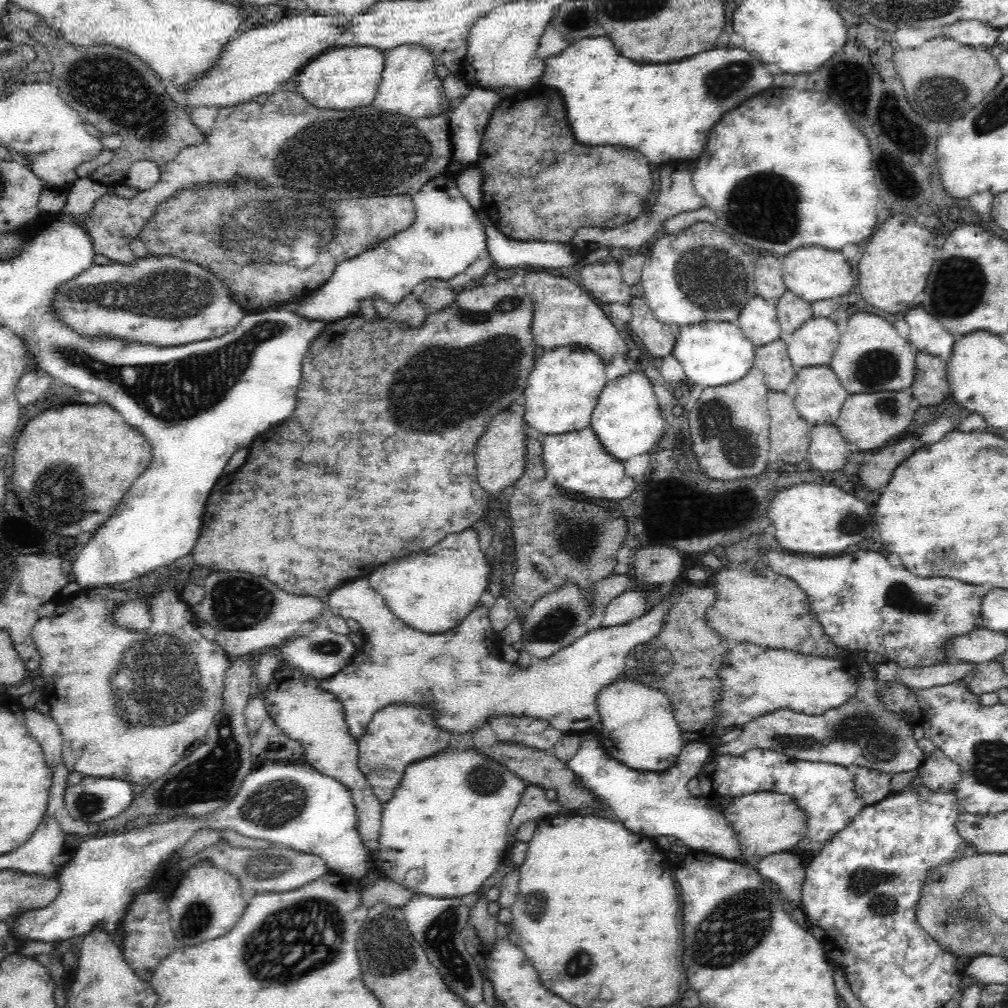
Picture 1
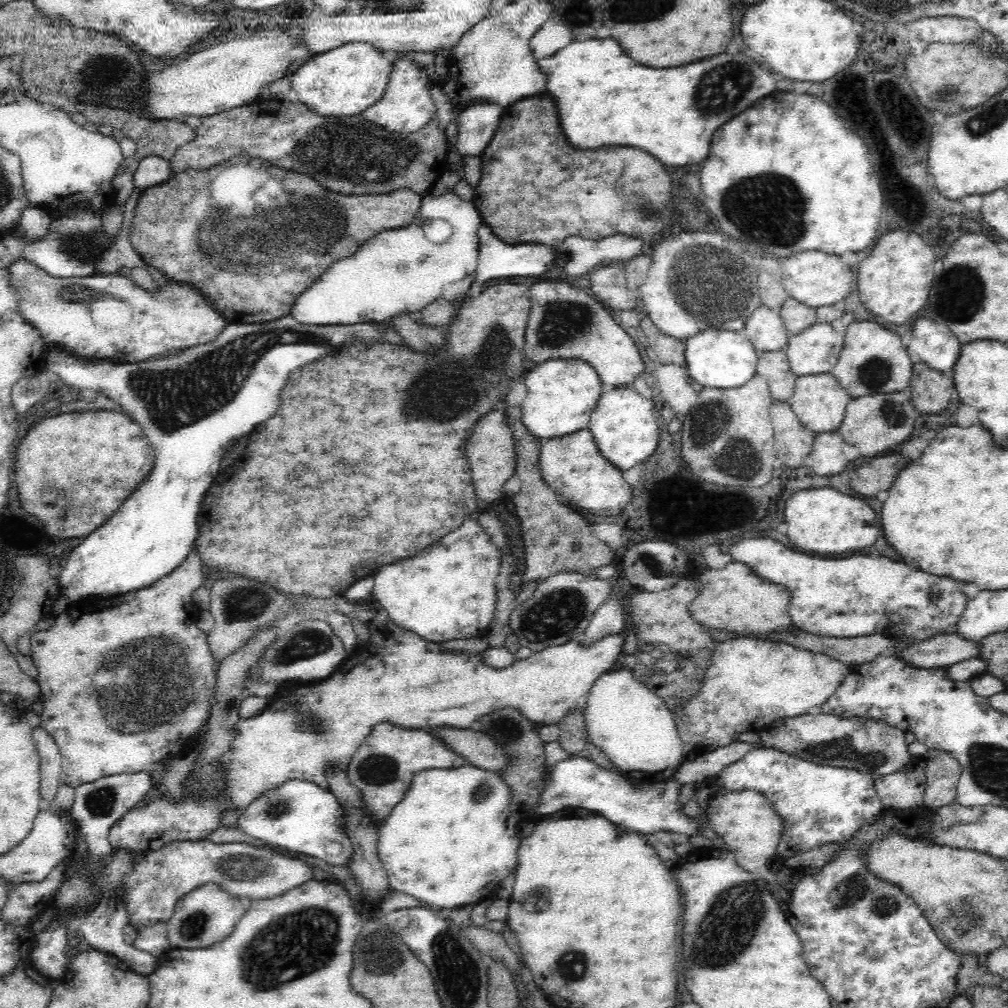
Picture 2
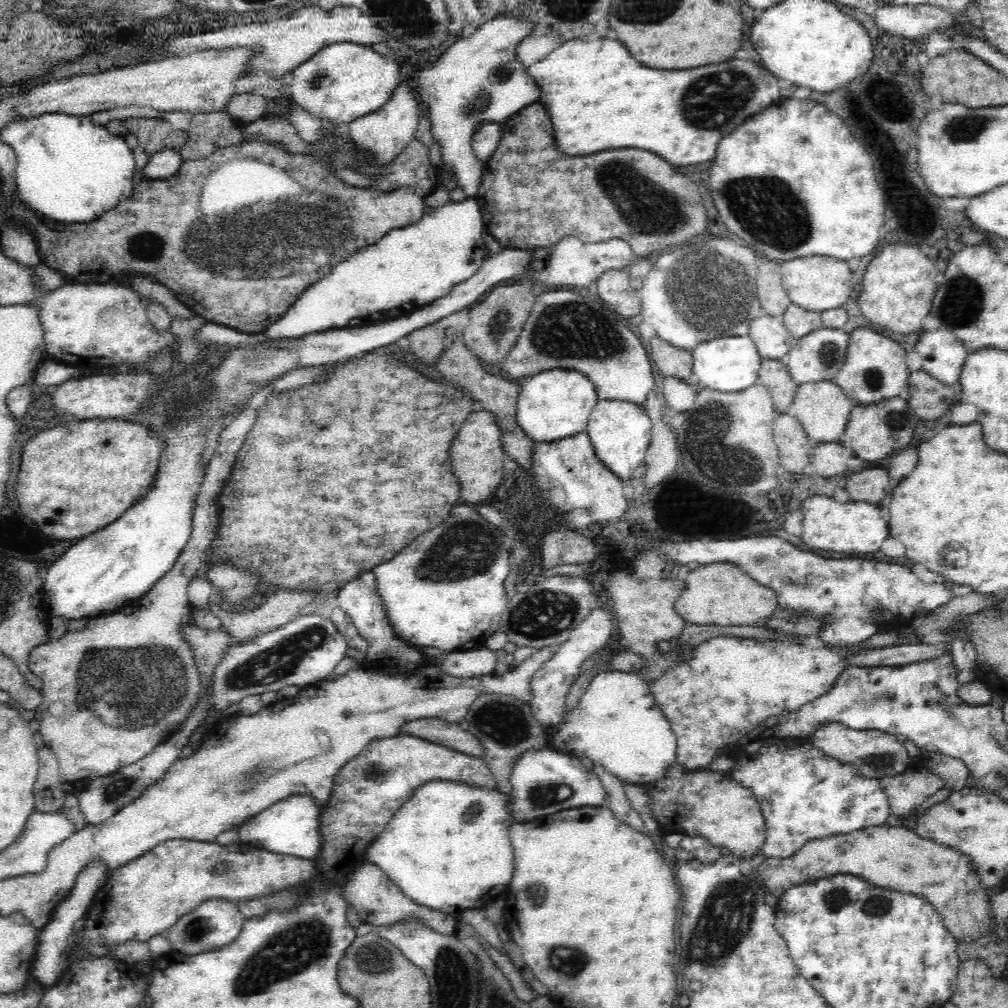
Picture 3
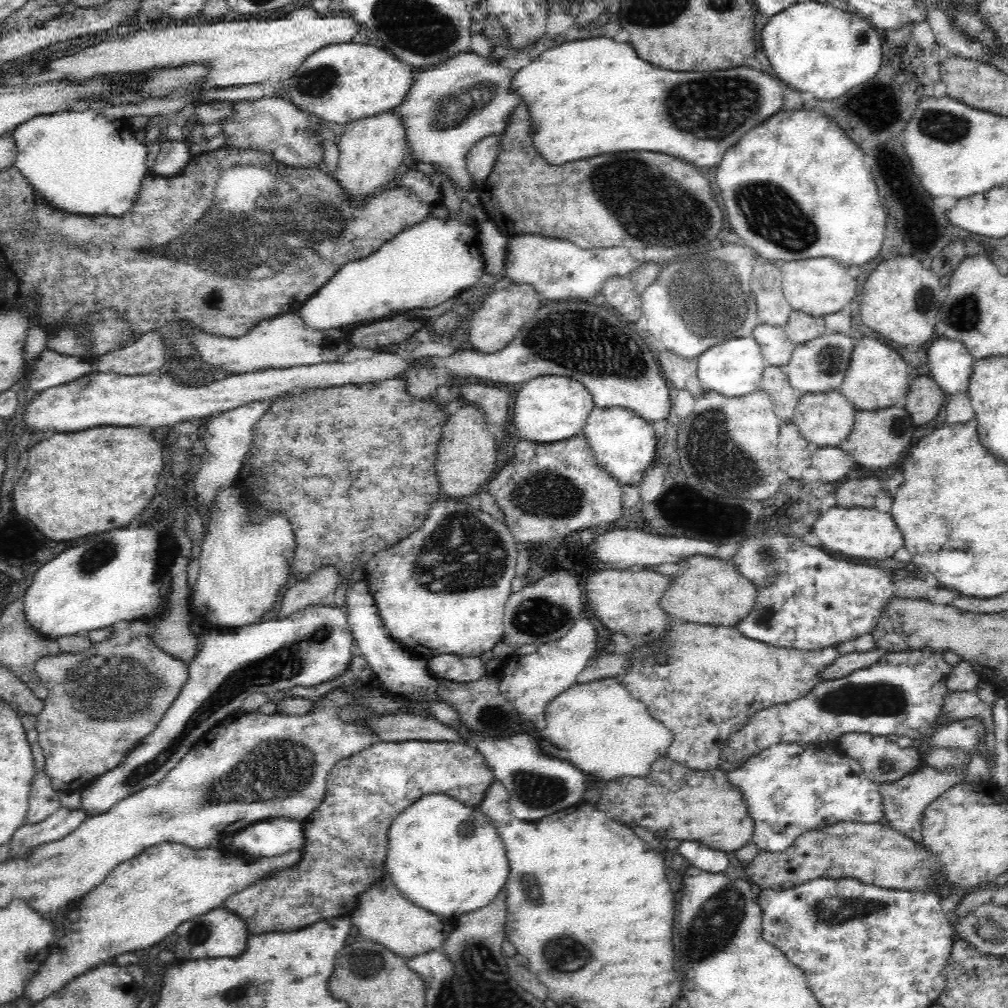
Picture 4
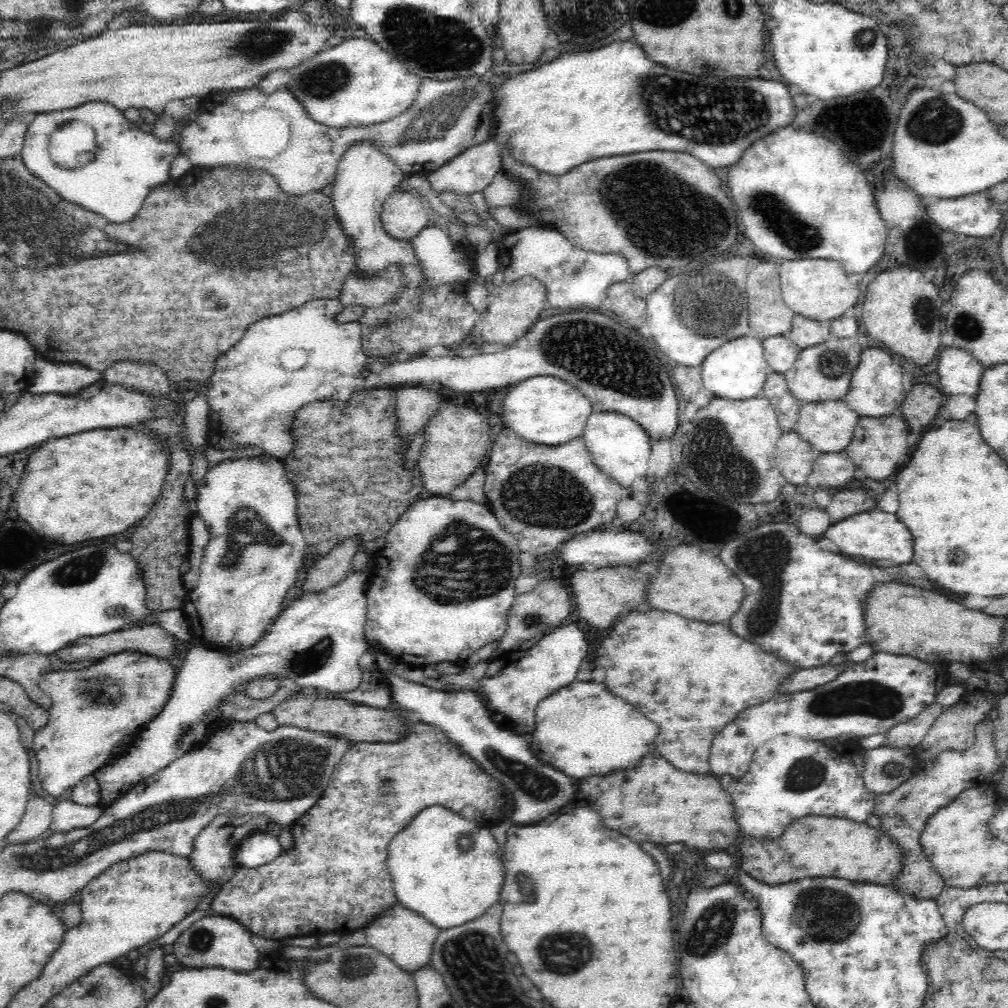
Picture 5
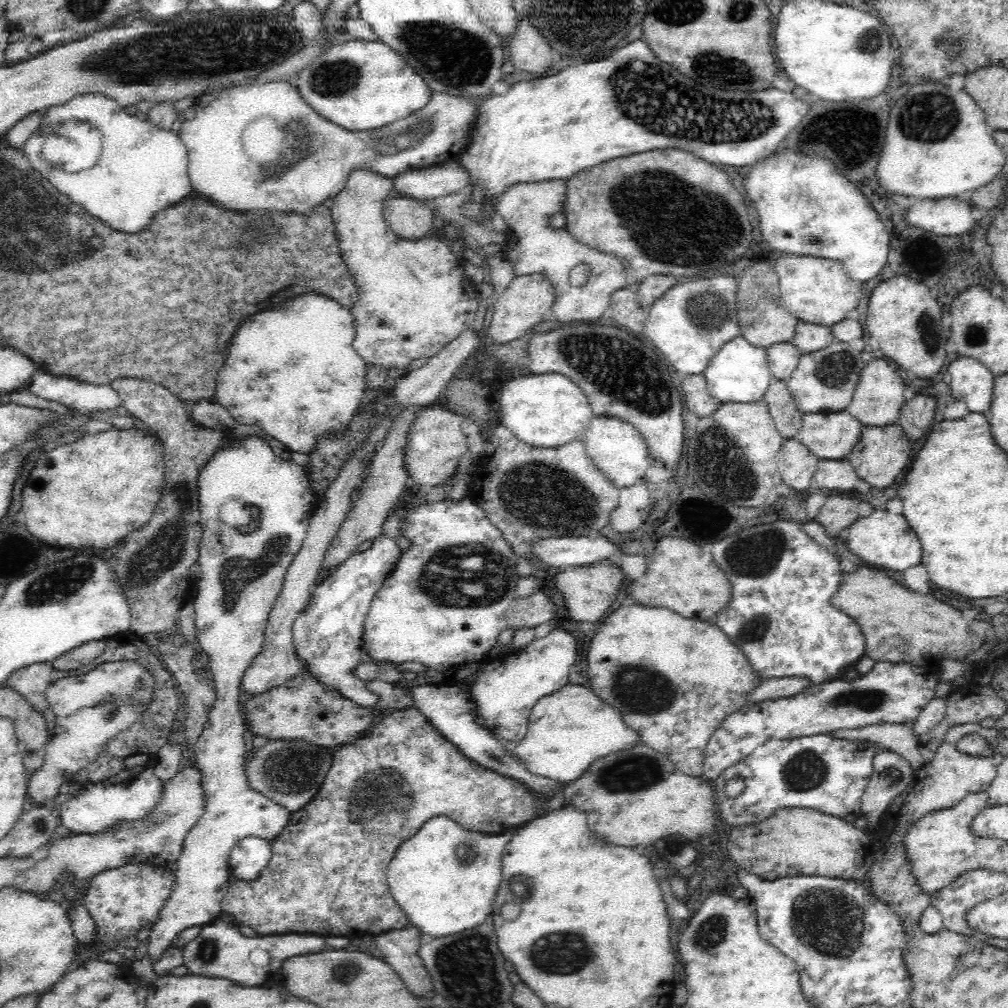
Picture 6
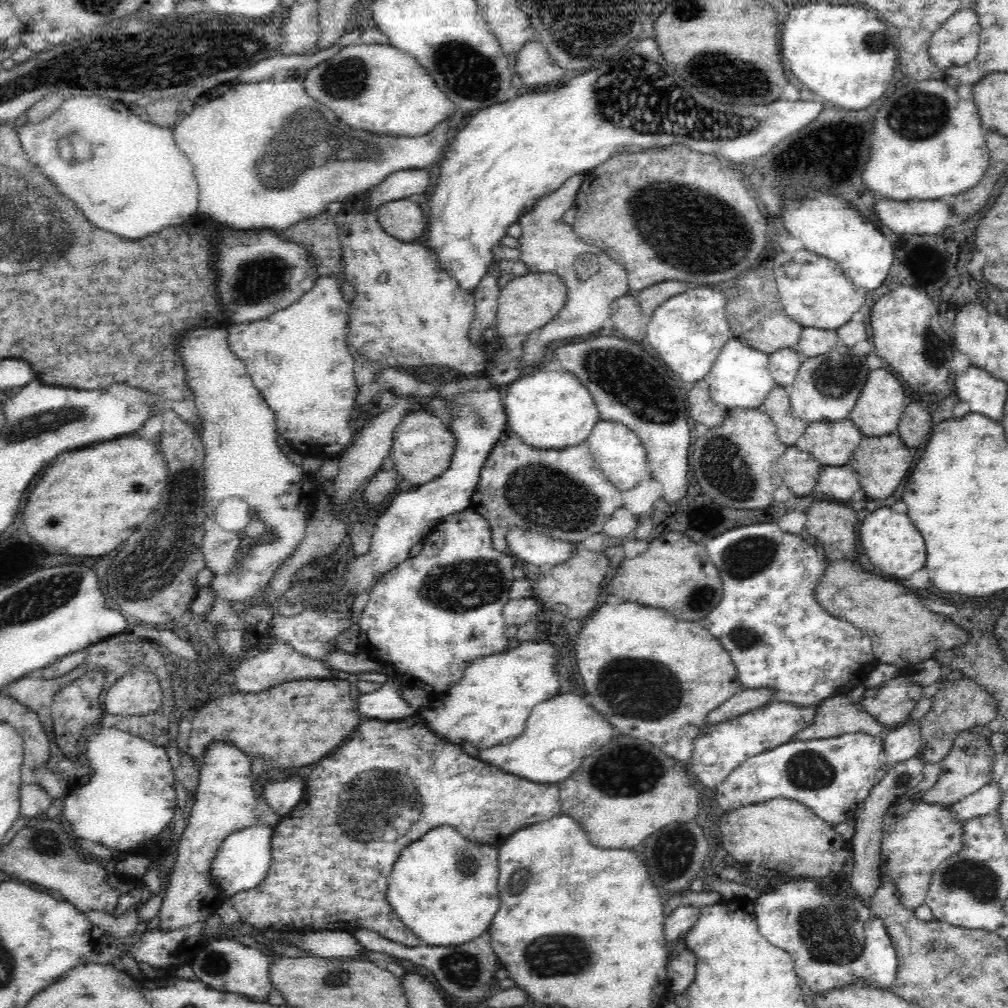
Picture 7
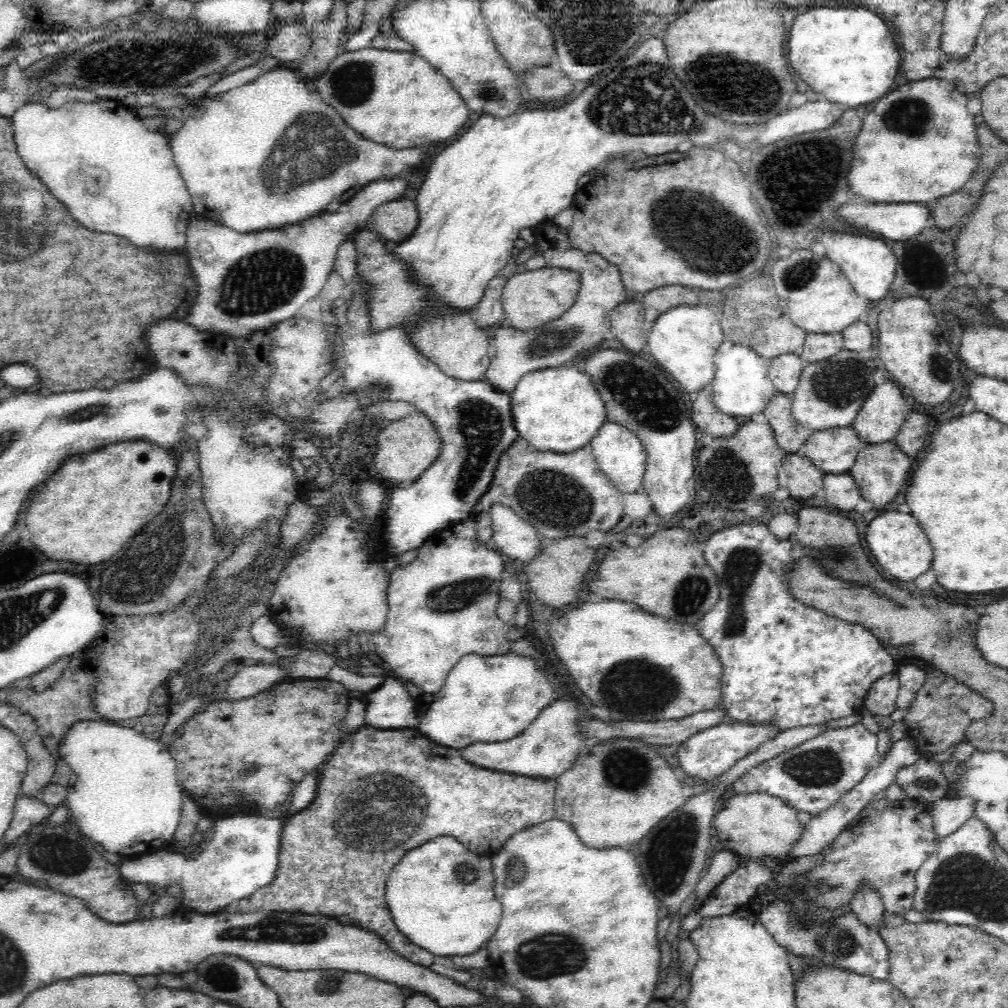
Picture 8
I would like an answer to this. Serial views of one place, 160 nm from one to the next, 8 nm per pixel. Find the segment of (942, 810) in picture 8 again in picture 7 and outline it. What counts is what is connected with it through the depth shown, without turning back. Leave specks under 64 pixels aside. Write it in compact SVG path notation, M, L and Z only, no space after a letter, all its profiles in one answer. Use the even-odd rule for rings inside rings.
M989 782L974 794L967 796L964 800L950 805L948 809L962 823L974 816L982 816L996 811L1001 803L1001 792L995 782Z

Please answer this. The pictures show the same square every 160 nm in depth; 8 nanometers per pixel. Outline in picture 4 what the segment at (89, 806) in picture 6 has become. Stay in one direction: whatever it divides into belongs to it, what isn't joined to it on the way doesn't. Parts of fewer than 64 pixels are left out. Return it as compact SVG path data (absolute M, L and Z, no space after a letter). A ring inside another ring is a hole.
M62 805L58 810L36 824L24 824L10 840L11 858L28 858L34 847L54 842L74 832L85 820L82 810Z

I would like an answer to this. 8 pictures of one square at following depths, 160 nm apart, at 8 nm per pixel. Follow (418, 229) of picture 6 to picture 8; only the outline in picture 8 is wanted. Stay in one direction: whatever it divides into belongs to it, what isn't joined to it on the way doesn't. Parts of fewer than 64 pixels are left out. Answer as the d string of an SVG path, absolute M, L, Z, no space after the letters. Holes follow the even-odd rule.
M406 198L381 204L371 214L369 222L369 227L383 236L391 245L406 241L417 226L417 204Z

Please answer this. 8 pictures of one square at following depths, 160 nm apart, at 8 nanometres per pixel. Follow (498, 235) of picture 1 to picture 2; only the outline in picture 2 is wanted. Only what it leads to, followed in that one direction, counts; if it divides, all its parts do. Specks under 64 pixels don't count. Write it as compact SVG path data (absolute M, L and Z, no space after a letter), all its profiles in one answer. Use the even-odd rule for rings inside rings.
M482 222L478 228L480 258L478 258L478 270L476 270L476 282L486 282L492 278L508 278L508 276L538 276L544 274L546 268L550 268L556 258L554 248L546 244L526 243L520 245L506 245L502 238L498 238L490 226Z

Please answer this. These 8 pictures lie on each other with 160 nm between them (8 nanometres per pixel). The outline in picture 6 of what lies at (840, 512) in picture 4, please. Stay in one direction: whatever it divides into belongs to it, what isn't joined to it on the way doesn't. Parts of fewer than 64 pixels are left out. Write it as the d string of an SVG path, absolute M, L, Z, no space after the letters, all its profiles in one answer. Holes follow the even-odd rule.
M874 508L866 518L858 518L856 522L852 522L848 530L843 531L842 537L850 553L876 567L882 566L894 572L902 572L910 566L921 563L920 542L916 534L910 530L910 526L906 524L904 516L898 516L898 514L880 512L878 508Z

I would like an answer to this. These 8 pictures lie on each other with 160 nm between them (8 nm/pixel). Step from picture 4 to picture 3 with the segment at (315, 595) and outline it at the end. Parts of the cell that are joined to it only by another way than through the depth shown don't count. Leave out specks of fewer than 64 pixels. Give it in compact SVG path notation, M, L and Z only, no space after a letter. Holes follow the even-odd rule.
M279 589L273 594L274 596L270 596L266 600L266 604L262 604L259 608L248 608L246 611L240 611L239 614L230 614L229 611L222 610L218 605L214 605L214 602L208 603L208 610L221 621L221 624L232 635L231 642L237 642L238 645L241 645L242 642L248 642L250 639L258 637L258 634L269 633L274 629L285 626L291 621L291 617L294 617L294 614L309 605L315 598L315 594L311 594L310 590L292 591Z

